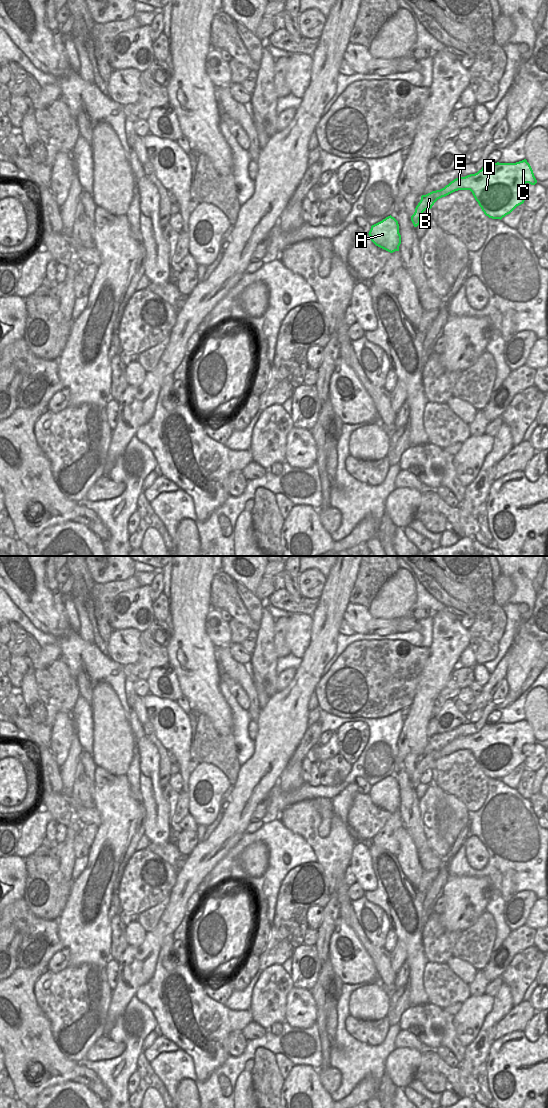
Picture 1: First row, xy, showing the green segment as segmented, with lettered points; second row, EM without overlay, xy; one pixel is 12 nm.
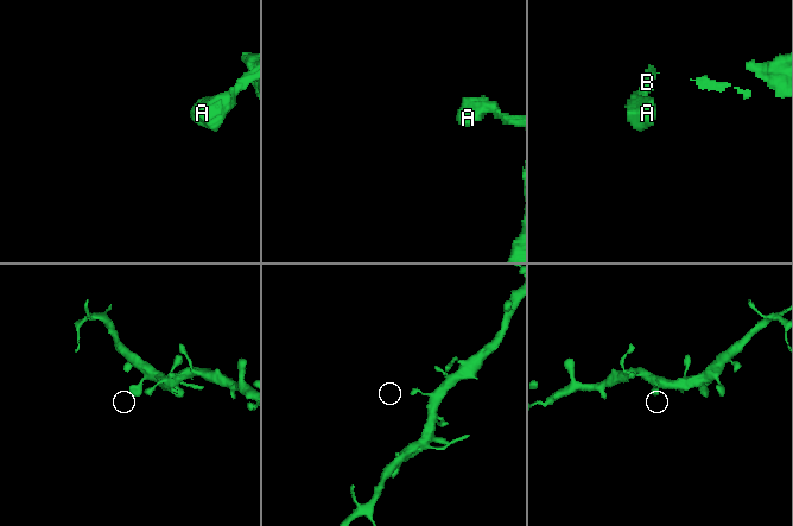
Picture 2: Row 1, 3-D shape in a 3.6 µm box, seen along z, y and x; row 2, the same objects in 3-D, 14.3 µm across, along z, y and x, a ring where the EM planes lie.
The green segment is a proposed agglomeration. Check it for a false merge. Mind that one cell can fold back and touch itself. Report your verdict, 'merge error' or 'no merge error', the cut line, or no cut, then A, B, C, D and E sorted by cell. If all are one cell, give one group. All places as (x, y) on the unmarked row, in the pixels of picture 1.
no merge error | no cut | A B C D E

